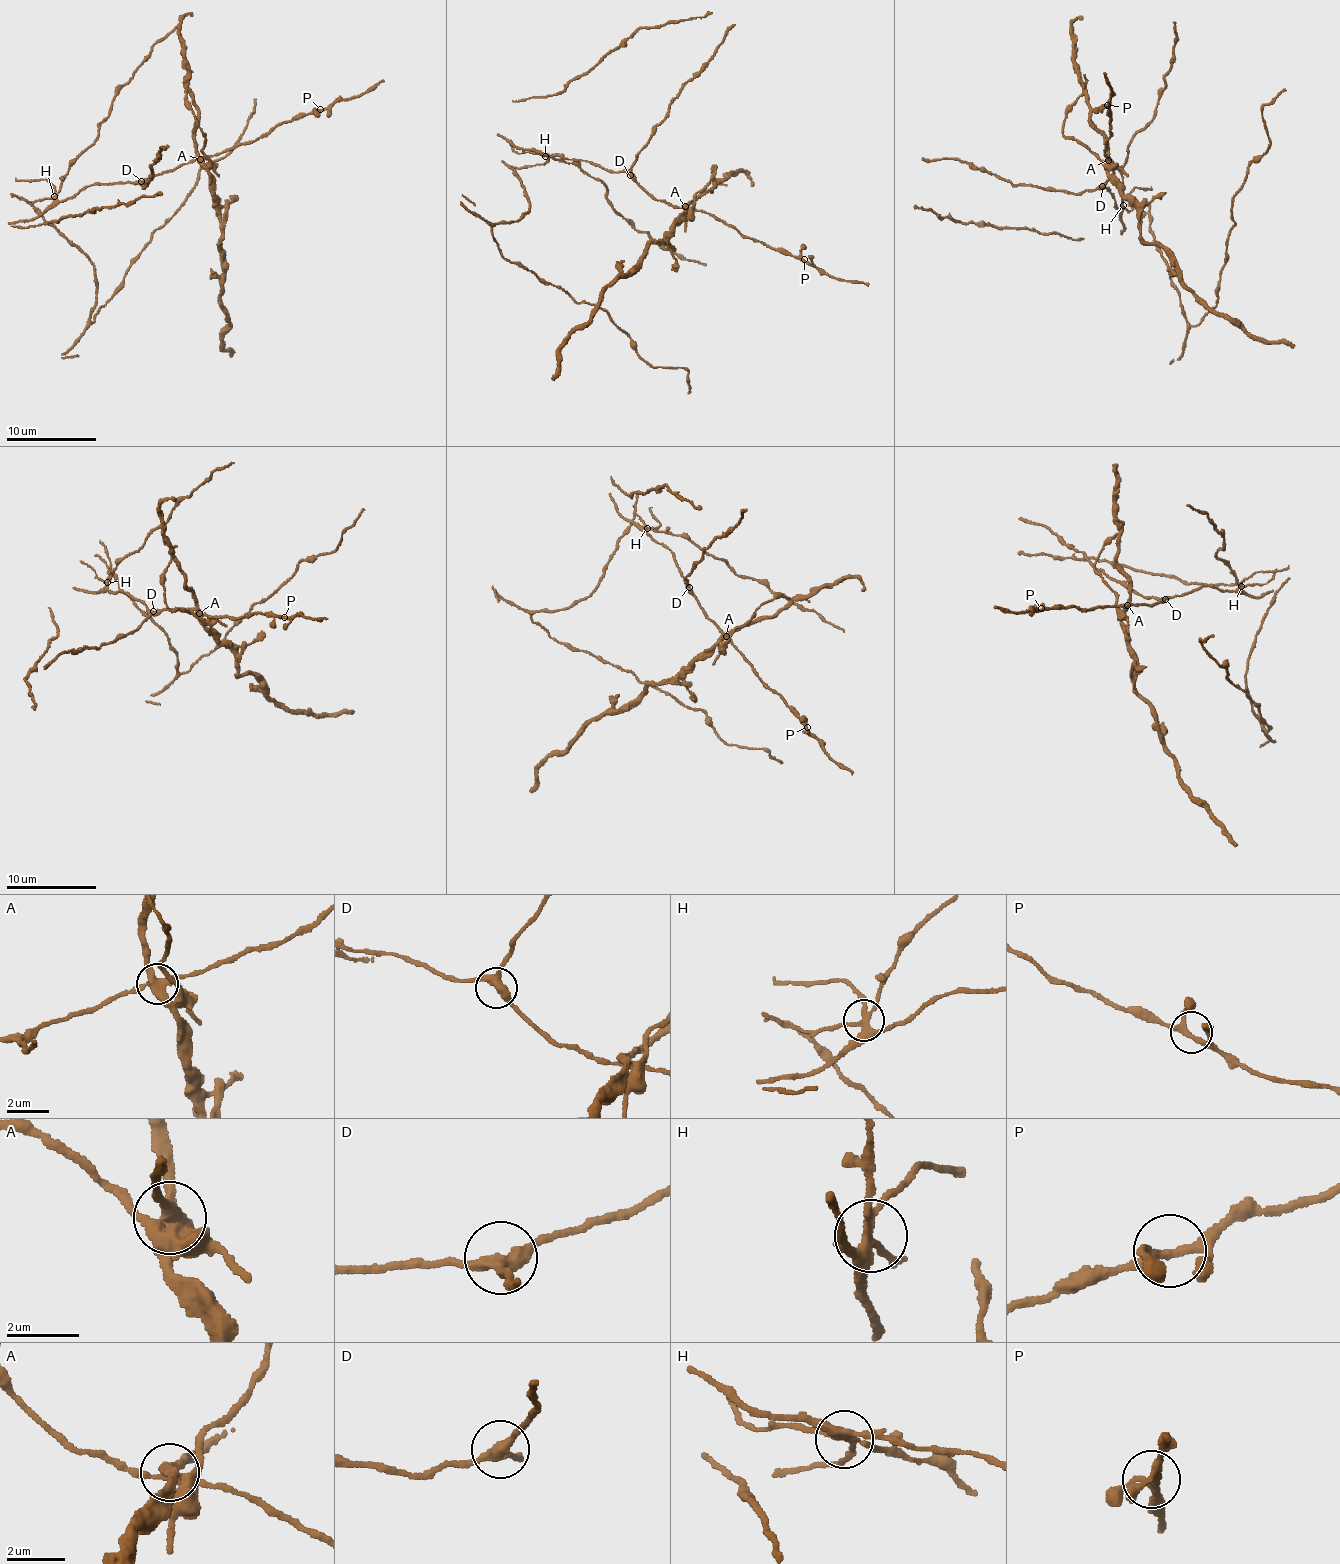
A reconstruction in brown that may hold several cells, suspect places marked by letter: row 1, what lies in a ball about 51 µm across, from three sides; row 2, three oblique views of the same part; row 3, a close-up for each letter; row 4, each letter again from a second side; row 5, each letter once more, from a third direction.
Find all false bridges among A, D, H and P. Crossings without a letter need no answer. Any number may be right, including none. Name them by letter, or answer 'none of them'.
A, H

